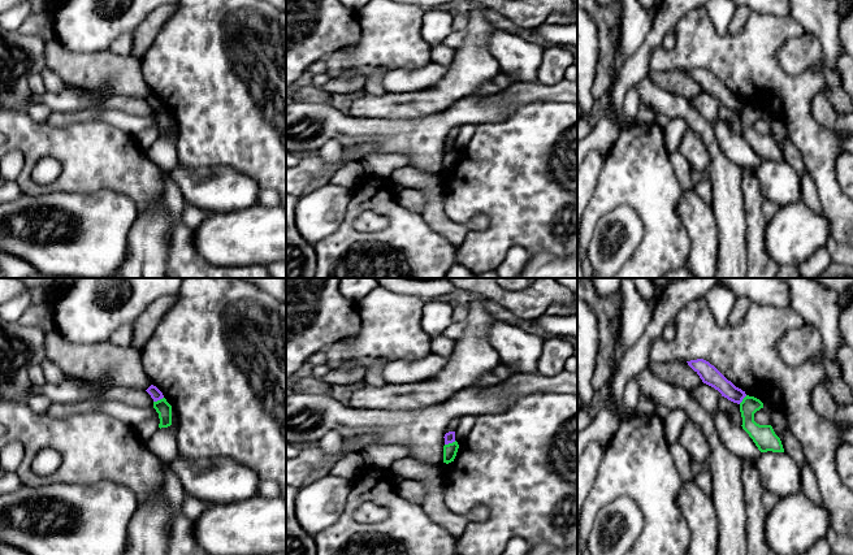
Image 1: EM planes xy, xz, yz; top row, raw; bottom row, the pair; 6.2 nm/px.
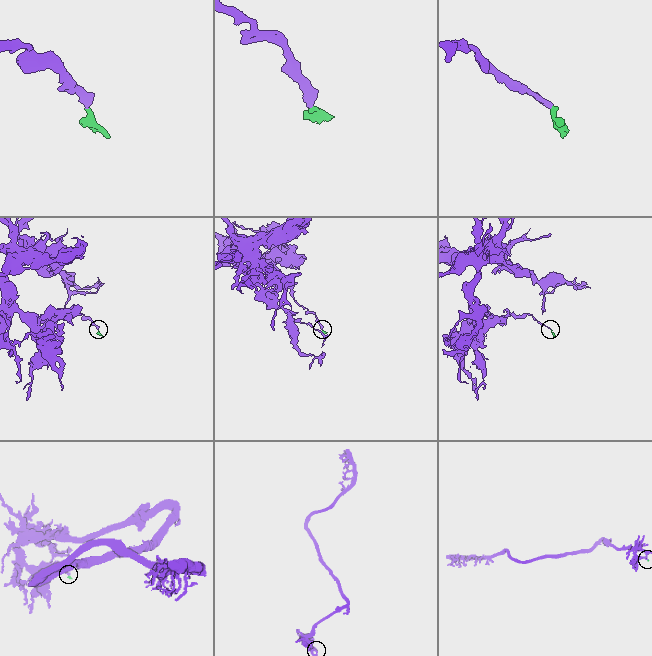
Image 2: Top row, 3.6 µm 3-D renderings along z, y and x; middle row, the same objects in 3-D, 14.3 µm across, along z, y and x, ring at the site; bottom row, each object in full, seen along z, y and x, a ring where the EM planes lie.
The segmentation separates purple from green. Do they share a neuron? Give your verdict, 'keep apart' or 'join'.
keep apart

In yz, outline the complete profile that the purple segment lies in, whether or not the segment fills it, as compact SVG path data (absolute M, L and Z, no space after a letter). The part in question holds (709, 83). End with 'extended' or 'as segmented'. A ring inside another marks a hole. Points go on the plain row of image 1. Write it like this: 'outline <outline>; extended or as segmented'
outline M703 68L687 70L688 74L700 84L703 92L718 99L722 105L740 113L746 105L745 100L728 90L714 74Z; as segmented

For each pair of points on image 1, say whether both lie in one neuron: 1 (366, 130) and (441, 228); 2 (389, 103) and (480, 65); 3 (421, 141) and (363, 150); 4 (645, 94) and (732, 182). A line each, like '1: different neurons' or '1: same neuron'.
1: different neurons
2: same neuron
3: different neurons
4: same neuron

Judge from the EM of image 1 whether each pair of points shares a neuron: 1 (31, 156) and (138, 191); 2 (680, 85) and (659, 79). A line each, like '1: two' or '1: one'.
1: one
2: one

